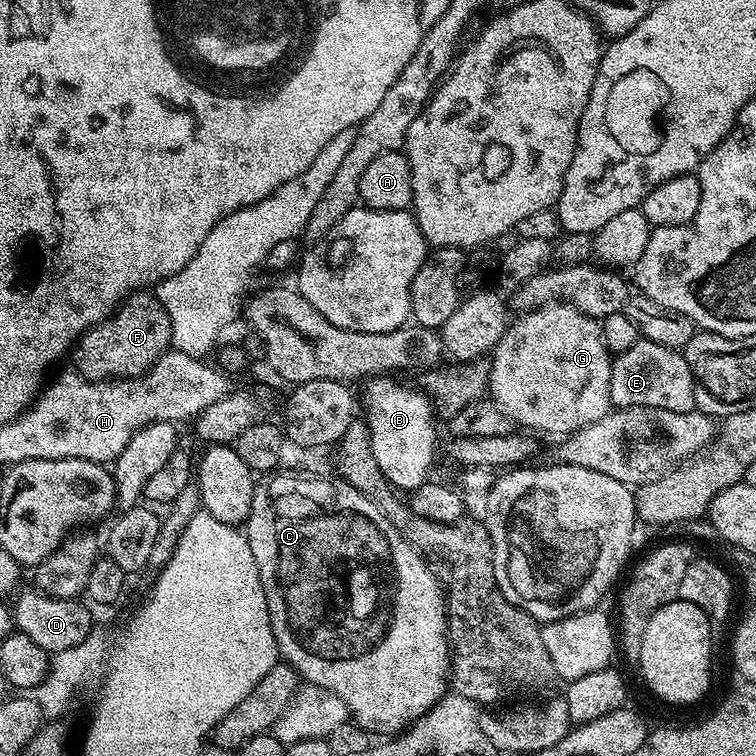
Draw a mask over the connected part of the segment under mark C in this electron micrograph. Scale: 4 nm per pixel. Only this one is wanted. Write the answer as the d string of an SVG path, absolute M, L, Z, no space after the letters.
M285 470L277 471L275 474L268 474L263 477L255 485L253 490L253 505L250 506L249 516L246 521L246 535L248 541L250 542L250 550L254 554L254 562L258 566L260 571L260 581L262 582L262 590L266 594L266 606L268 607L268 619L266 621L267 627L270 626L270 634L276 640L276 650L277 653L282 657L283 663L286 663L295 668L297 673L307 683L317 684L323 688L328 688L334 694L338 694L338 698L346 704L346 710L348 711L349 717L356 724L365 730L369 734L375 734L377 732L380 738L394 737L399 733L404 732L405 729L411 727L416 720L422 718L440 699L443 698L445 693L449 691L450 688L450 649L448 646L448 614L446 611L446 593L436 575L432 571L431 564L412 548L407 542L406 538L402 538L402 534L398 534L398 530L390 522L390 518L386 518L386 514L382 514L382 510L378 510L378 506L370 498L366 498L358 490L354 490L354 486L350 486L346 481L333 478L333 480L327 480L324 476L295 476L292 472L284 472Z

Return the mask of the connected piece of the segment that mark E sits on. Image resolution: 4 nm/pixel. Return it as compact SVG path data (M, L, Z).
M641 338L634 346L630 346L630 350L619 353L612 361L610 394L612 404L618 408L654 406L662 410L690 412L696 408L695 385L683 351L667 348L658 342Z

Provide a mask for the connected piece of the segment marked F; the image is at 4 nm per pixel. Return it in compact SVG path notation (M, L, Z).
M137 290L100 324L87 328L70 352L75 371L87 380L129 380L148 372L172 342L170 314L151 291Z

